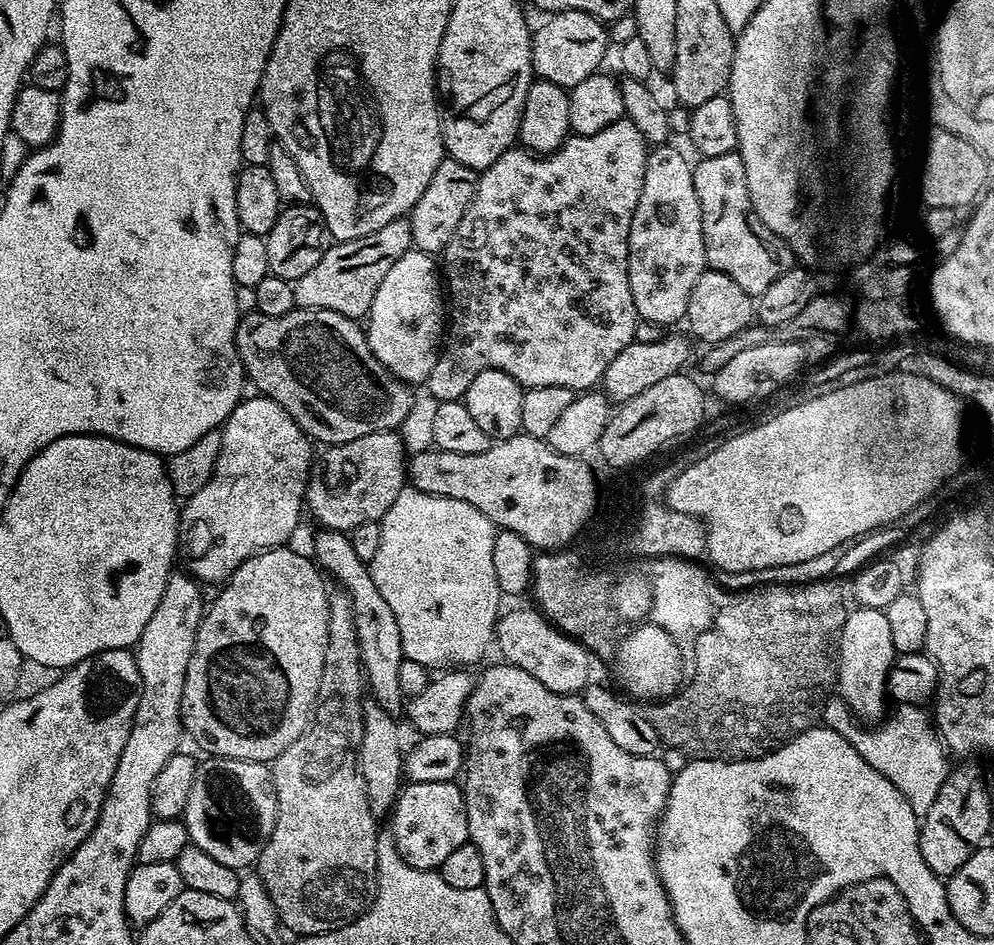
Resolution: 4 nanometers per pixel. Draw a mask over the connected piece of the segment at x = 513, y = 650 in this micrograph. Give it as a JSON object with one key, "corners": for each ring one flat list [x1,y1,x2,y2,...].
{"corners":[[535,607,516,608,513,612,507,612,497,619,494,637,495,647,500,647,500,652,504,655,501,657,507,663,526,670,526,674,534,674,534,678,538,678,542,686,555,692,576,694,589,683,590,653,583,644,578,644,572,637,565,636]]}

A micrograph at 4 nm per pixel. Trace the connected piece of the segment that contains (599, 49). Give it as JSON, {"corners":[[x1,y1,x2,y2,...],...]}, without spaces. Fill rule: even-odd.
{"corners":[[562,11,553,13,538,30,535,29,531,42,531,62,533,73,541,80,554,82,556,85,570,90,578,82,595,75,606,50,605,25,595,16,584,11]]}

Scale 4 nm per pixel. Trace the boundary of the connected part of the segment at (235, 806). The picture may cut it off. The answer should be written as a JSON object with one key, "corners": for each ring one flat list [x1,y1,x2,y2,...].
{"corners":[[225,756,201,759,196,765,194,786,190,786,182,819,188,827,189,841,206,850,210,858,218,858,218,862,237,870,251,869,276,821,271,767,267,763,231,760]]}

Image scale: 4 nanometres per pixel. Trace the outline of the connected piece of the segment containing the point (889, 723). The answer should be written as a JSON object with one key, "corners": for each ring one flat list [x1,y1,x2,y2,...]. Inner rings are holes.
{"corners":[[829,698,822,709,822,724,845,736,854,750,858,750,858,754,862,754,862,758,866,758,866,762,878,770,878,774,887,778,906,797,910,810,914,810,917,818,922,818,930,810,934,798,938,798,942,782,946,782,950,771,949,757,940,733,936,731,933,717,929,713,927,716,923,707,901,704,895,710,897,712,893,716,891,713,875,726,861,726,843,700]]}

